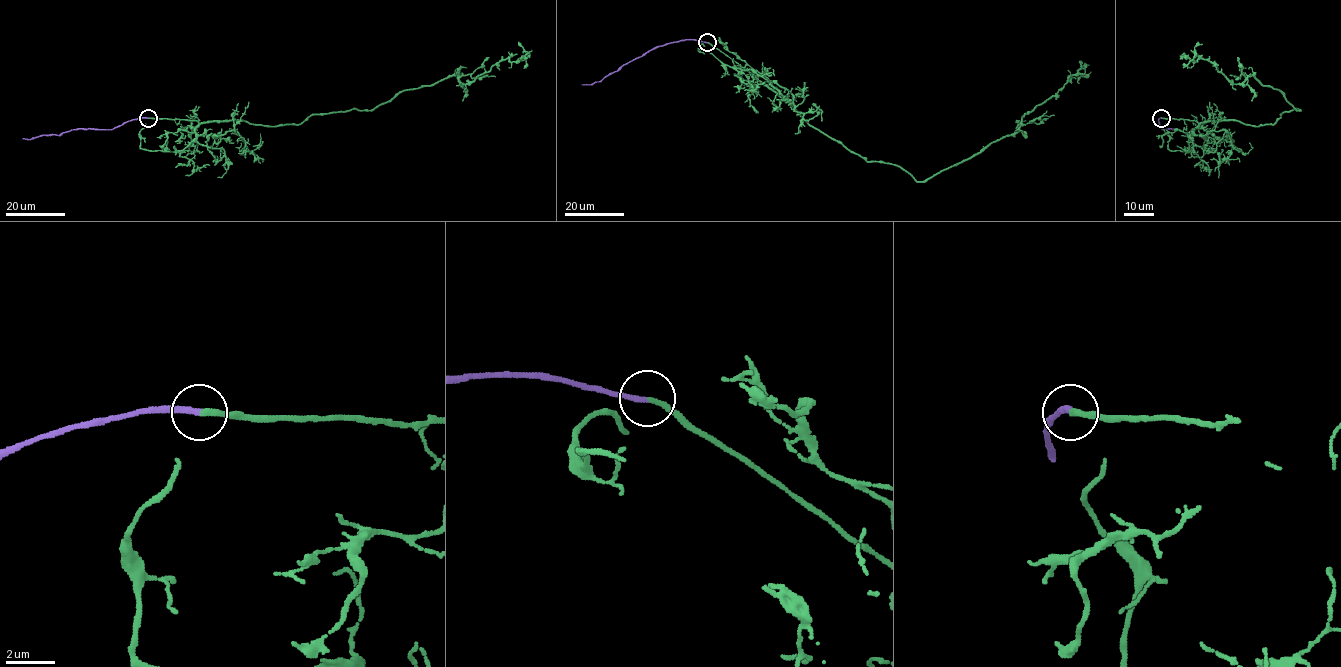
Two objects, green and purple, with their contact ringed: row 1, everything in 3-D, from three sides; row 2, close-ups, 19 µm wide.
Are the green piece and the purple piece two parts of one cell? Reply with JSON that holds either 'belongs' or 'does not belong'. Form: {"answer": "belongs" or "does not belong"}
{"answer": "belongs"}

